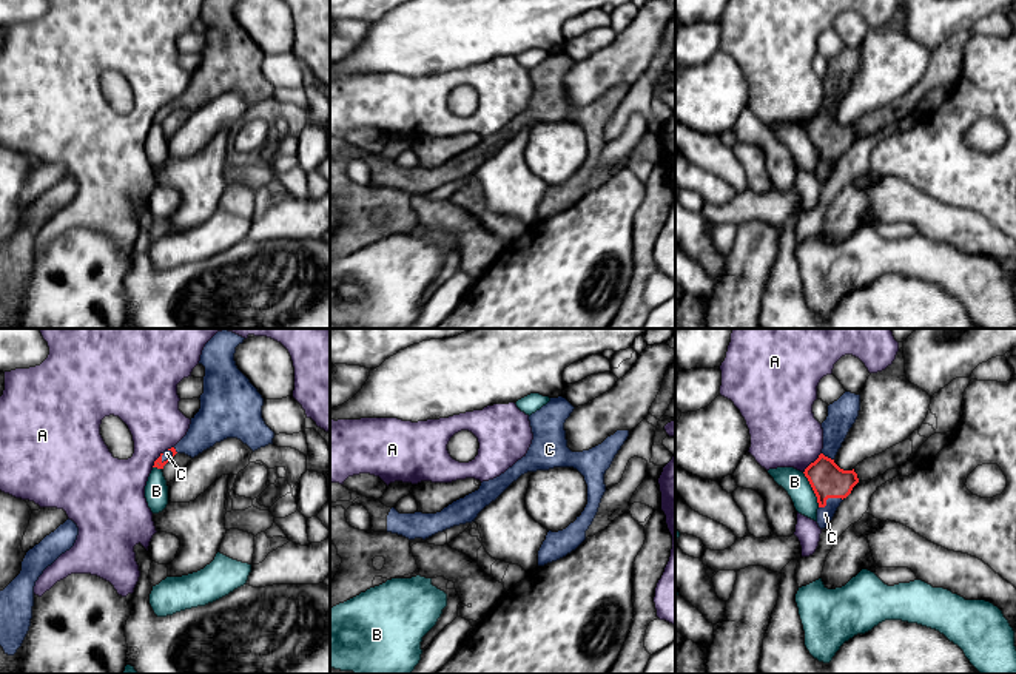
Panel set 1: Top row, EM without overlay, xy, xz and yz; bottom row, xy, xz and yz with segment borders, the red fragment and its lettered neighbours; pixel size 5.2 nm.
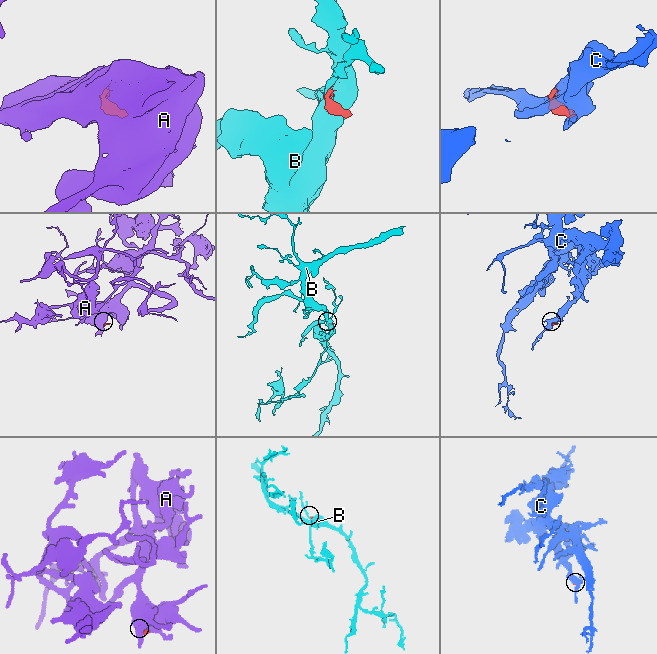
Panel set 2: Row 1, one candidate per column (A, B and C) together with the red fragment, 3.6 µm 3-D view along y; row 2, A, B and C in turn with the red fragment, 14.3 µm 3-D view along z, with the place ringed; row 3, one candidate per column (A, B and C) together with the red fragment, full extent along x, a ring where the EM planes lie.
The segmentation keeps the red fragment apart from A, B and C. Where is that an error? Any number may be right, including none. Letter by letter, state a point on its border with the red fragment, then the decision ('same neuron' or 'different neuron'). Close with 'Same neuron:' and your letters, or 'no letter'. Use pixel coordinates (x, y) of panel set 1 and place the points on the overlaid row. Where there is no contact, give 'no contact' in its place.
A: contact yz (811, 463); different neuron
B: contact yz (813, 489); different neuron
C: contact yz (828, 497); same neuron
Same neuron: C

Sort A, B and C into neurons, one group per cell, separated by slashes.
A / B / C

